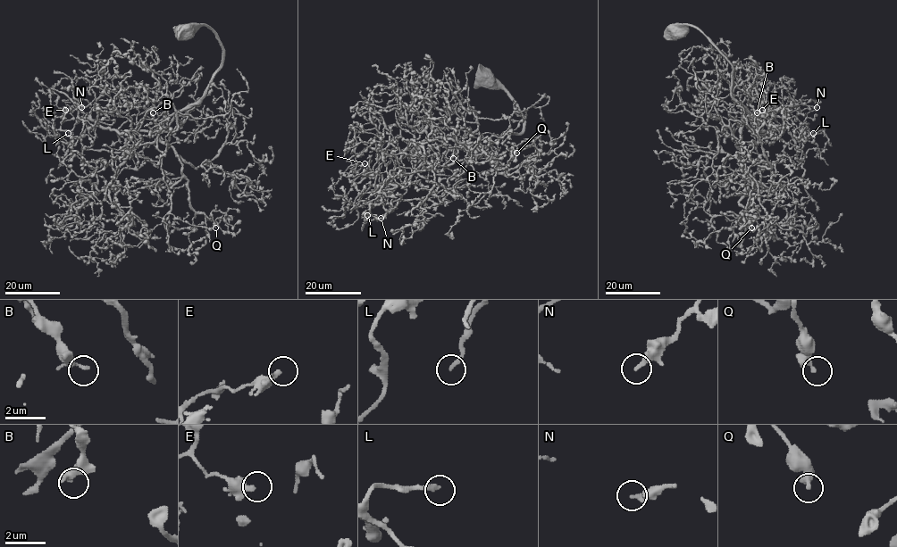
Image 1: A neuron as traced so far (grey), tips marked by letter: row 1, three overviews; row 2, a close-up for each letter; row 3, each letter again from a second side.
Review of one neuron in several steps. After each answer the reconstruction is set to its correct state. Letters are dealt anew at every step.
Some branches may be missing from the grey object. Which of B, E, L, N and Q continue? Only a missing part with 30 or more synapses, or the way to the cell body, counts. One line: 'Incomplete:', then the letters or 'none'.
Incomplete: L

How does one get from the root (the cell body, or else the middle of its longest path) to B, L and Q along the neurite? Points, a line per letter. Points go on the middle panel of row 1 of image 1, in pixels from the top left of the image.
B: (486, 77), (515, 104), (523, 129), (471, 159), (417, 170), (445, 169), (449, 150), (453, 158)
L: (486, 77), (481, 74), (515, 104), (523, 129), (505, 132), (471, 159), (422, 164), (373, 199), (367, 215)
Q: (486, 77), (515, 104), (523, 129), (474, 150), (458, 142), (481, 145), (496, 168), (516, 153)

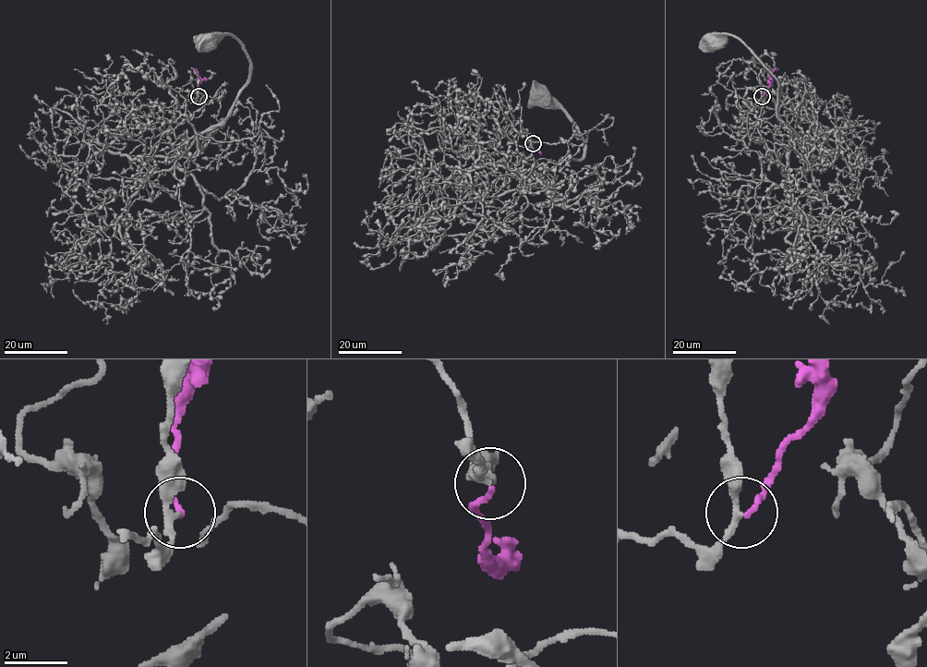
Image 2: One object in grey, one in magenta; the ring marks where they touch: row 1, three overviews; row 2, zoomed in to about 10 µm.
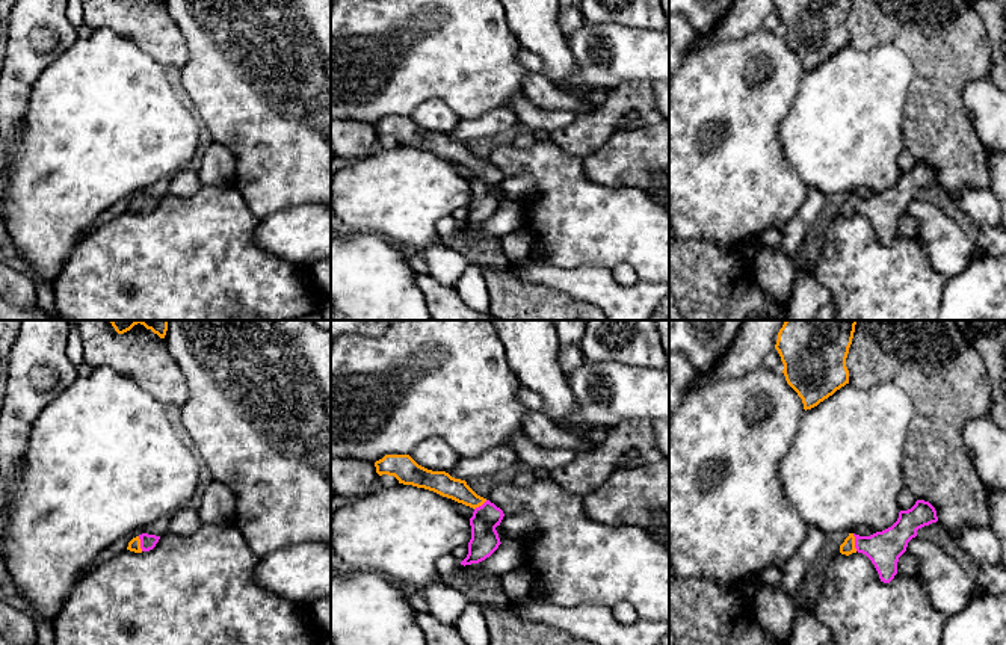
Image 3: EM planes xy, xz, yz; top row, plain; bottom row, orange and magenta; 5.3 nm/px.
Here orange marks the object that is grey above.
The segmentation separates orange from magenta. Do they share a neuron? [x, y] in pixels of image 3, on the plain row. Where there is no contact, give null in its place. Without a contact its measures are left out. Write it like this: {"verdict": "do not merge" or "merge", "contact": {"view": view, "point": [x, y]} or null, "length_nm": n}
{"verdict": "merge", "contact": {"view": "yz", "point": [854, 204]}, "length_nm": 100}

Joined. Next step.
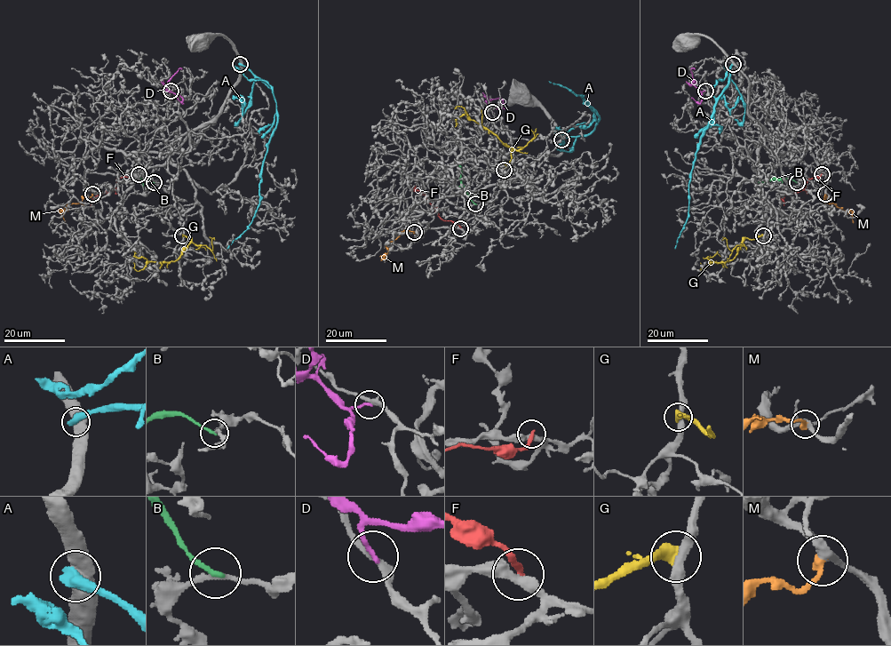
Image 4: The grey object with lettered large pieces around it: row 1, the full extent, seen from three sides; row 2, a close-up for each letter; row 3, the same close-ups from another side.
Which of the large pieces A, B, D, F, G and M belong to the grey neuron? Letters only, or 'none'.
M

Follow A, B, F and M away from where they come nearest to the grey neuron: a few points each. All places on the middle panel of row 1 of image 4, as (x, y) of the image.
A: (562, 139), (586, 136), (598, 123), (599, 116), (581, 95), (549, 81)
B: (475, 204), (460, 180), (459, 165)
F: (460, 228), (458, 225), (442, 219), (421, 191), (411, 190)
M: (415, 232), (404, 231), (389, 242), (383, 259), (385, 259)

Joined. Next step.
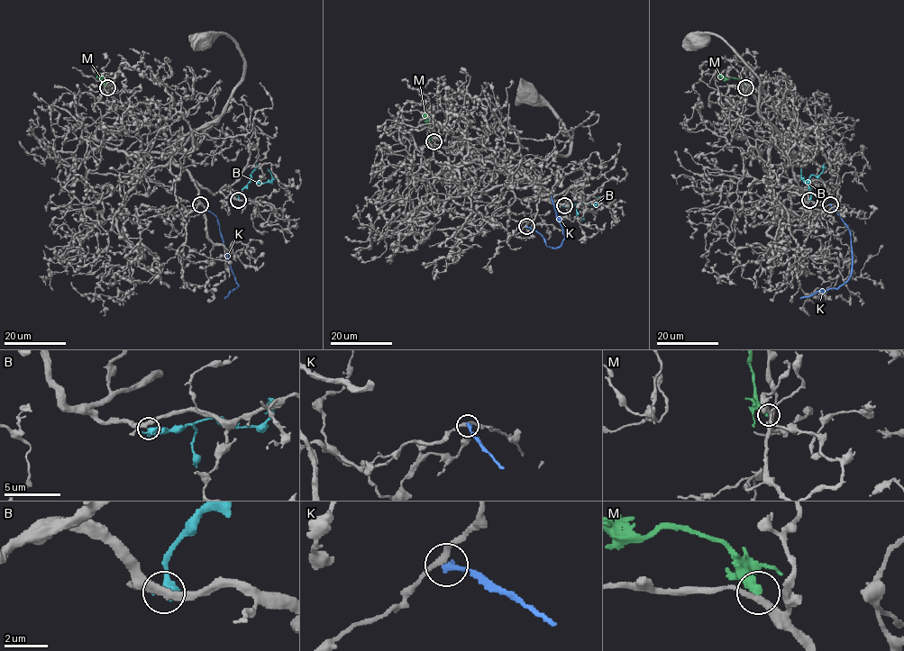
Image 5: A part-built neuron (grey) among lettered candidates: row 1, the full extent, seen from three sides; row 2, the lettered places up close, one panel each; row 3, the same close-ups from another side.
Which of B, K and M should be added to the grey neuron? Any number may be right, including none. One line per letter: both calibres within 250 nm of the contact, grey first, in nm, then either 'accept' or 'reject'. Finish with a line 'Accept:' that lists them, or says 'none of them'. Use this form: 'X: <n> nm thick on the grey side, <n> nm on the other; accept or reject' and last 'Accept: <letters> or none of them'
B: 360 nm thick on the grey side, 550 nm on the other; accept
K: 240 nm thick on the grey side, 300 nm on the other; reject
M: 300 nm thick on the grey side, 480 nm on the other; reject
Accept: B

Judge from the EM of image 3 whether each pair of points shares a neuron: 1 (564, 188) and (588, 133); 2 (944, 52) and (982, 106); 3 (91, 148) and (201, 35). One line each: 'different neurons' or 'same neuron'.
1: different neurons
2: different neurons
3: different neurons

